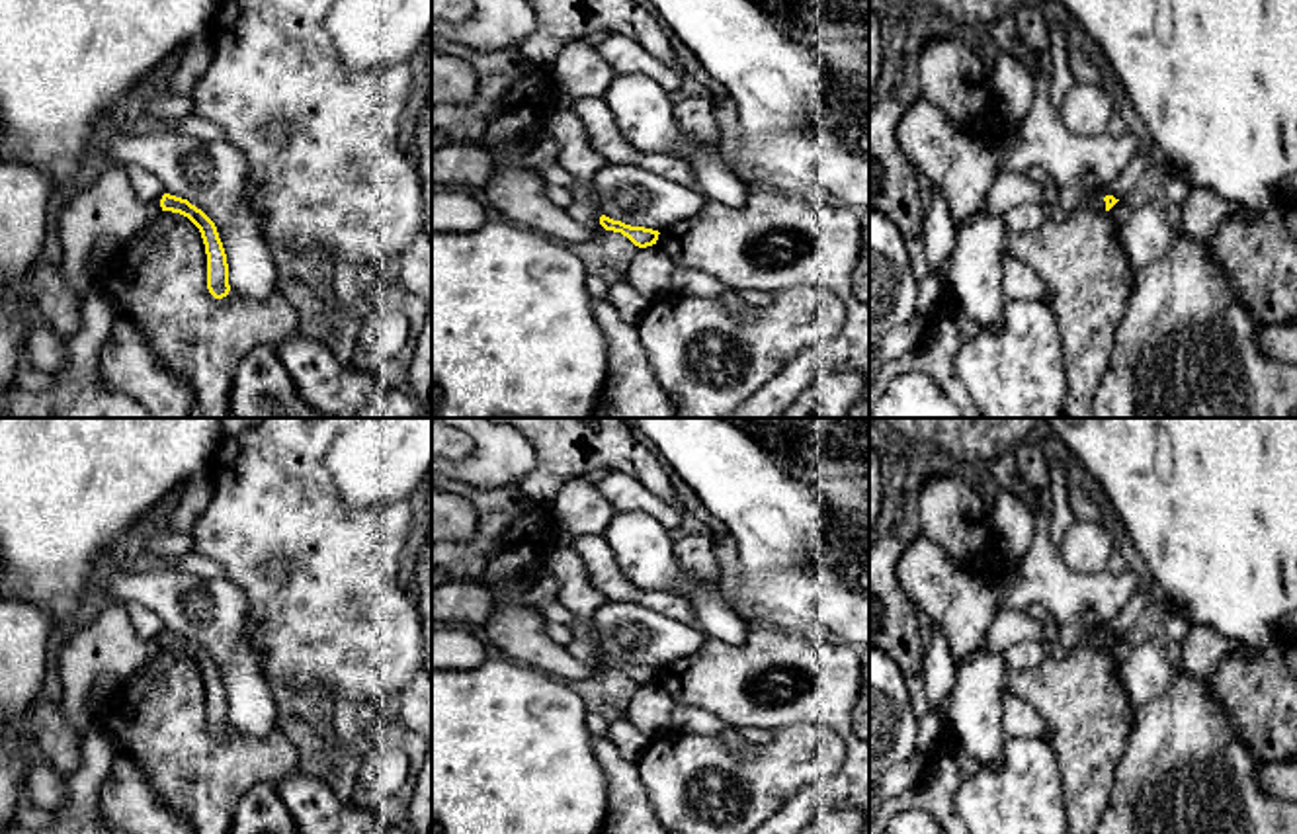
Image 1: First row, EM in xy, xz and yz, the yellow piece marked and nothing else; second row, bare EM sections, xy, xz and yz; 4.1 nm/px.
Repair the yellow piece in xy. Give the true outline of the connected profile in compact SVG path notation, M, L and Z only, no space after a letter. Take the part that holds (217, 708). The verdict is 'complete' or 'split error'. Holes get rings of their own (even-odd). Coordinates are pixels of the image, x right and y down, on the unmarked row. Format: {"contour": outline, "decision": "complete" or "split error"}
{"contour": "M164 631L160 637L162 648L172 648L188 654L201 670L207 691L207 727L215 736L229 732L229 701L215 660L188 637Z", "decision": "complete"}

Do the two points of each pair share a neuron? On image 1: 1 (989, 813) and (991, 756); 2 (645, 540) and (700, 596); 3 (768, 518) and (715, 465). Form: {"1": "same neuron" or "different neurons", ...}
{"1": "different neurons", "2": "same neuron", "3": "same neuron"}

